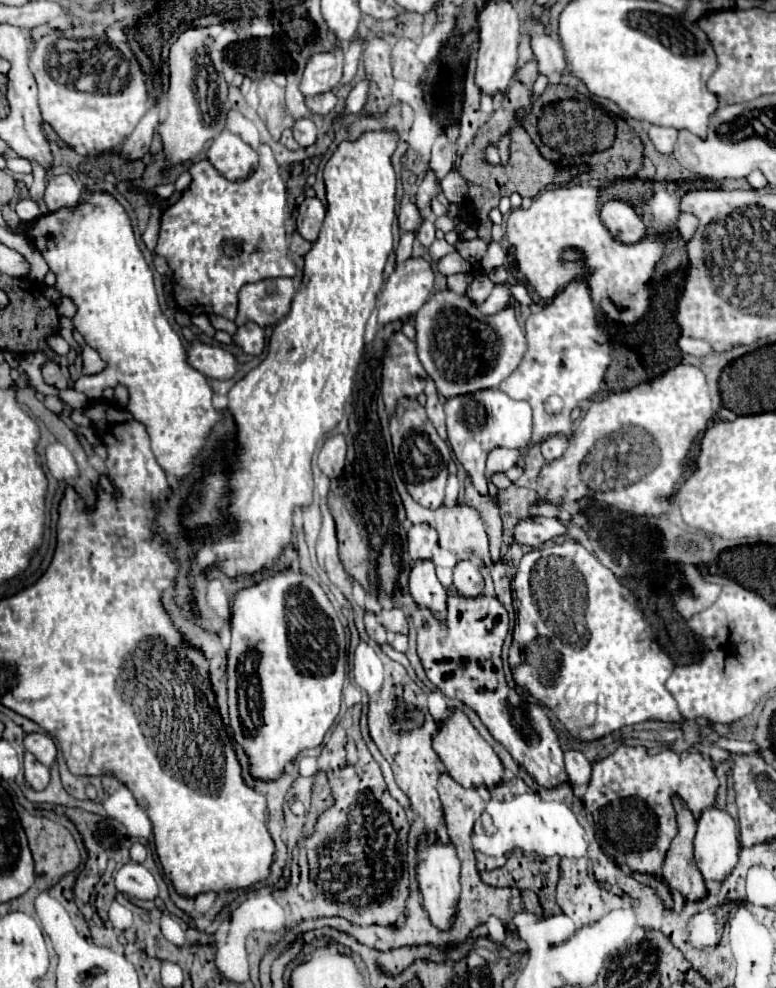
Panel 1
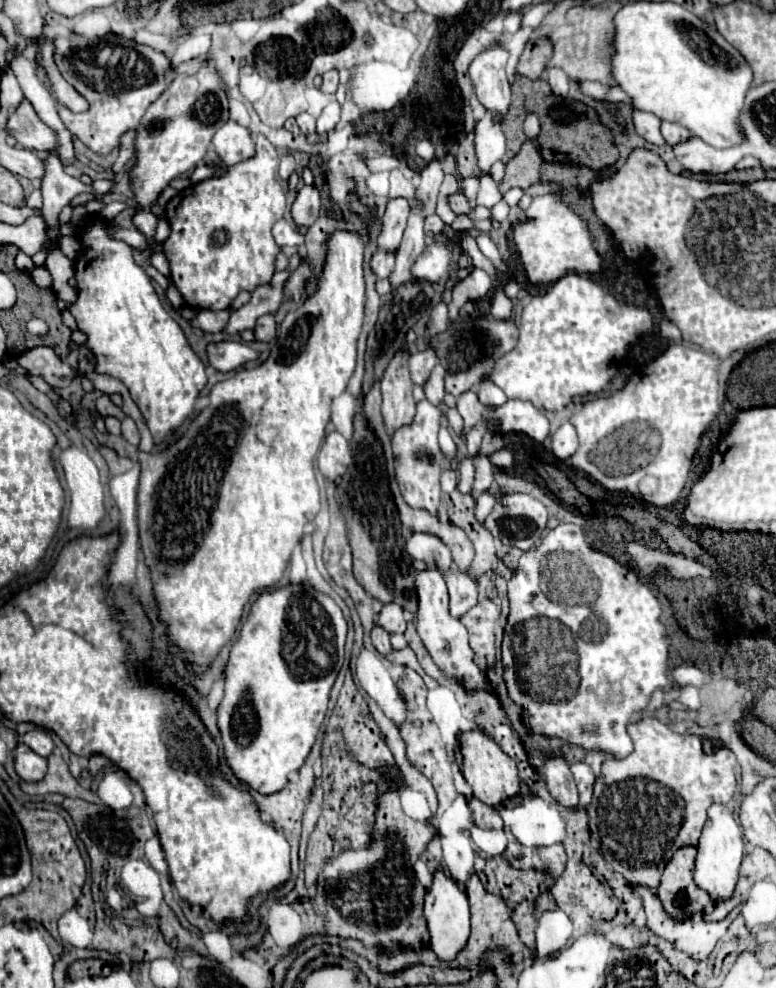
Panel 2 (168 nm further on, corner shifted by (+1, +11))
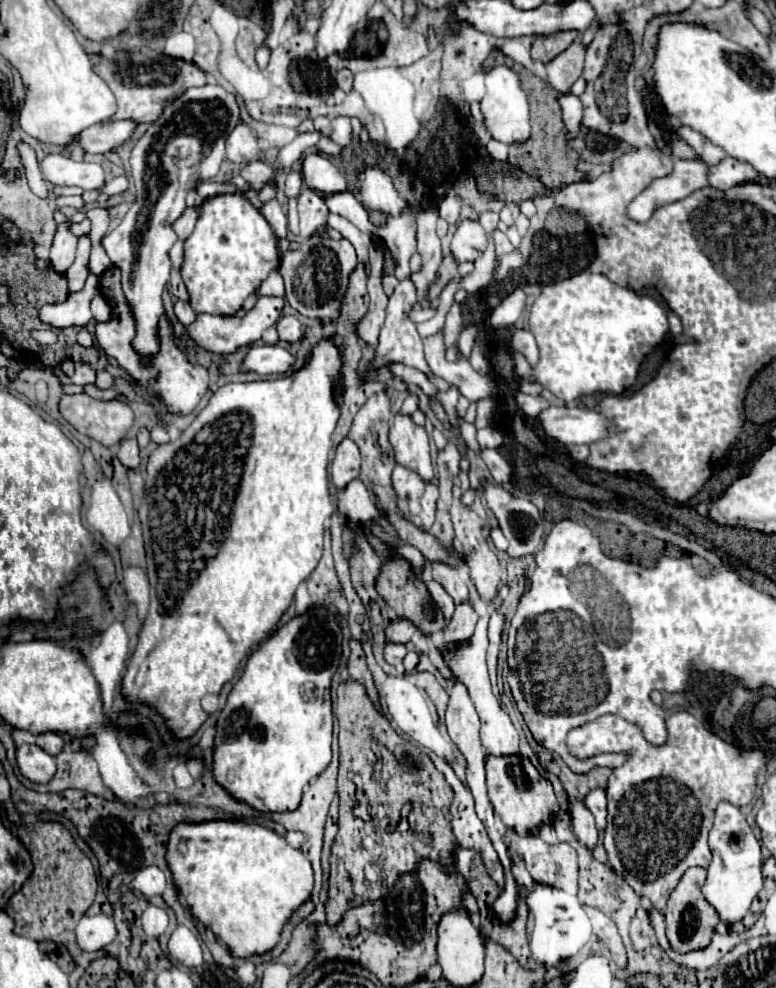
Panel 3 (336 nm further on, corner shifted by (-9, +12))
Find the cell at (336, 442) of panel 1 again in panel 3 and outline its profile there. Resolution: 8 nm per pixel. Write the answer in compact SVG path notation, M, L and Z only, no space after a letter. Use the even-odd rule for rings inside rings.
M348 437L338 445L332 461L332 483L338 489L344 489L360 473L360 451L354 441Z

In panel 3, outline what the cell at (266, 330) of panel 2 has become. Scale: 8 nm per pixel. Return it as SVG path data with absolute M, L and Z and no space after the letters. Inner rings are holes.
M284 315L278 323L278 335L280 335L280 341L288 341L288 343L298 343L304 335L304 327L300 323L298 317L294 315Z

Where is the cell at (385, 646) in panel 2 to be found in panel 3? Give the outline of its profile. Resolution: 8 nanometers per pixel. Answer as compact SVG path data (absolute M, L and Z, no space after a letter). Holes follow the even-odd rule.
M388 643L386 649L384 649L384 659L390 663L390 665L398 665L402 663L402 659L406 657L406 647L404 645L396 645L396 643Z

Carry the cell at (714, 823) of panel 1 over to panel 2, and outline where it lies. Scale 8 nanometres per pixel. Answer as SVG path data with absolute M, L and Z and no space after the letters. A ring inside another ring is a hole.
M712 804L708 808L708 820L704 824L700 842L698 842L698 856L696 856L696 870L694 870L694 882L704 888L712 900L726 900L732 896L736 878L738 878L738 866L744 858L744 840L740 826L734 820L734 814L724 804Z

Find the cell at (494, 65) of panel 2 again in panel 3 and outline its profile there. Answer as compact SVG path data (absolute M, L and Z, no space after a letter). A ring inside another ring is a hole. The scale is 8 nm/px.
M494 67L486 73L486 95L480 101L480 111L484 115L484 127L492 139L506 145L526 143L530 139L530 119L528 119L528 99L520 87L518 75L508 67Z

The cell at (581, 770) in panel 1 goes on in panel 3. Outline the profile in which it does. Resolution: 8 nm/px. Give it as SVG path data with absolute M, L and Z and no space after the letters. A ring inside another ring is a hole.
M602 789L590 791L586 797L586 807L596 817L596 827L600 831L604 831L604 827L606 827L606 793Z

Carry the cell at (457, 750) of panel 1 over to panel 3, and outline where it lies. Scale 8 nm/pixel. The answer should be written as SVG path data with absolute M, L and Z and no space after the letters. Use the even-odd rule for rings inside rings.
M488 757L486 759L486 785L488 797L494 805L494 813L506 827L518 835L530 835L544 823L552 823L560 811L552 783L544 779L536 767L524 757Z

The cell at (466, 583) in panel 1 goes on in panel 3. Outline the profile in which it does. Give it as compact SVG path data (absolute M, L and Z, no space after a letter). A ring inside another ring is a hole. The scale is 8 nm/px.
M470 601L458 605L452 621L444 629L444 641L438 647L442 655L446 655L446 647L450 647L450 643L466 643L466 639L470 639L470 635L474 633L476 621L478 621L478 615Z

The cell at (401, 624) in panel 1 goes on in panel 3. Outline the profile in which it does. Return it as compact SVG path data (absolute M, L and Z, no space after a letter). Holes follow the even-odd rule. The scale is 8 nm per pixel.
M398 619L398 621L394 621L394 623L390 623L386 627L386 639L390 643L402 643L402 645L406 645L406 643L410 643L410 637L412 637L414 629L416 627L410 621Z

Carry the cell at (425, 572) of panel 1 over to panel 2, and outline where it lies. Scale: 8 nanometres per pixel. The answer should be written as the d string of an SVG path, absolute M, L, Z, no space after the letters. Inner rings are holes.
M438 568L416 572L416 592L418 592L416 628L418 628L418 634L420 634L426 650L430 652L432 660L436 662L436 666L448 678L458 680L470 692L484 686L484 676L480 674L478 666L472 662L474 652L472 652L472 648L468 644L468 632L462 626L462 622L452 618L452 614L448 612L448 588L446 588L442 572Z

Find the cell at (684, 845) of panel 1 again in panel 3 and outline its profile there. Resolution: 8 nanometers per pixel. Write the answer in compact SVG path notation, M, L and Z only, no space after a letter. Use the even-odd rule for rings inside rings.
M690 867L678 887L672 891L664 917L666 917L666 937L670 941L670 947L676 953L690 953L690 951L698 951L702 947L710 945L710 939L716 931L718 925L718 913L714 911L714 907L710 907L702 895L702 885L706 881L706 869L702 867Z

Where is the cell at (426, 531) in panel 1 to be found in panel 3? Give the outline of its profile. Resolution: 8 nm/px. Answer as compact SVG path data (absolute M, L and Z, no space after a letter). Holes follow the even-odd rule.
M432 563L432 577L448 591L448 595L454 599L456 605L468 599L468 585L458 573L458 569L448 567L444 563Z

